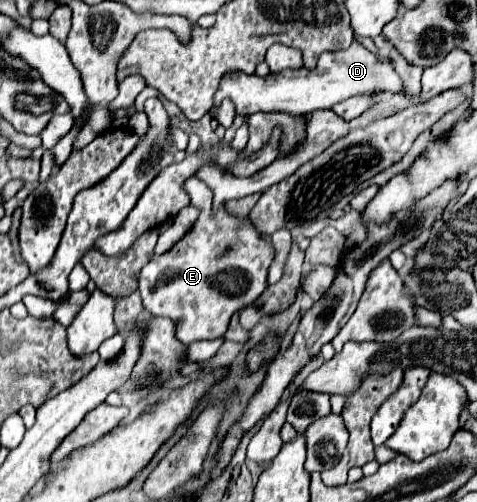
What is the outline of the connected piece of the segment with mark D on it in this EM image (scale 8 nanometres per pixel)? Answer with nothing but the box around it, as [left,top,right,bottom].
[214,40,402,114]

